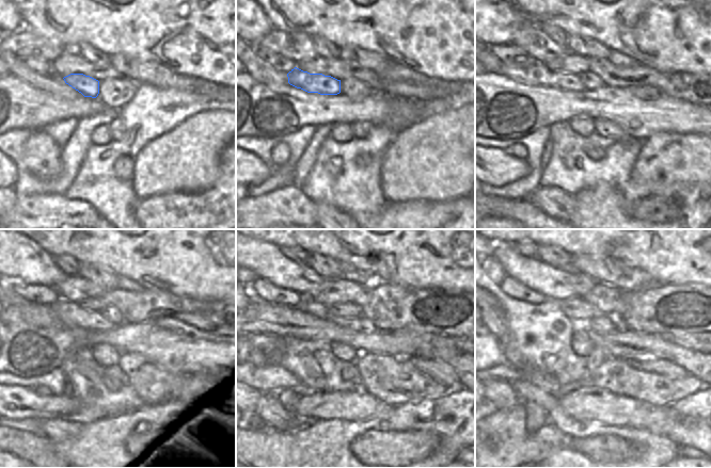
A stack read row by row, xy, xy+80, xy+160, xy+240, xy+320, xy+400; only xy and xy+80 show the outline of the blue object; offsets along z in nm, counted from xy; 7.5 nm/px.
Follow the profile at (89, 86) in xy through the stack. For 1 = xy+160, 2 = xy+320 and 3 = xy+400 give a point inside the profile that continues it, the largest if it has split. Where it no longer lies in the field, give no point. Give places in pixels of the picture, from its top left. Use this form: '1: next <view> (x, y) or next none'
1: next xy+160 (536, 75)
2: next xy+320 (358, 324)
3: next xy+400 (601, 323)

